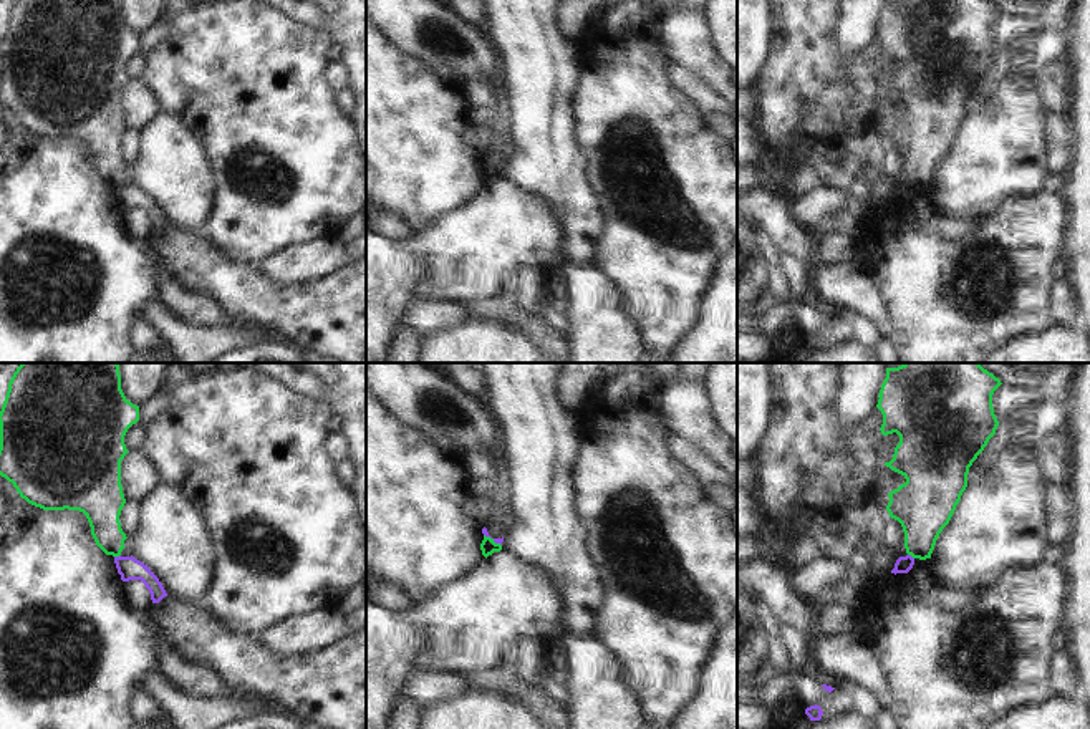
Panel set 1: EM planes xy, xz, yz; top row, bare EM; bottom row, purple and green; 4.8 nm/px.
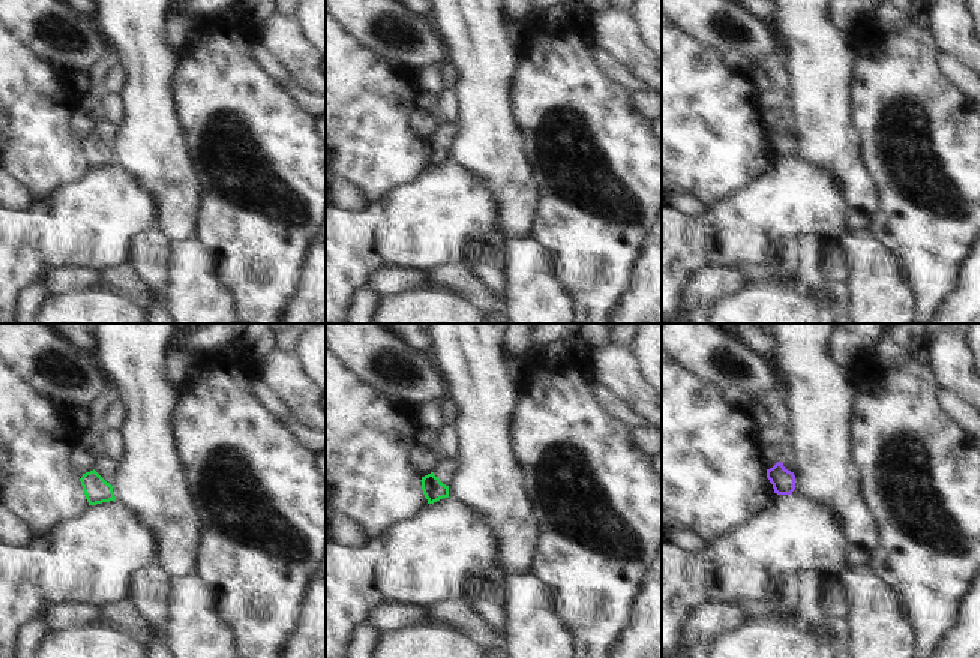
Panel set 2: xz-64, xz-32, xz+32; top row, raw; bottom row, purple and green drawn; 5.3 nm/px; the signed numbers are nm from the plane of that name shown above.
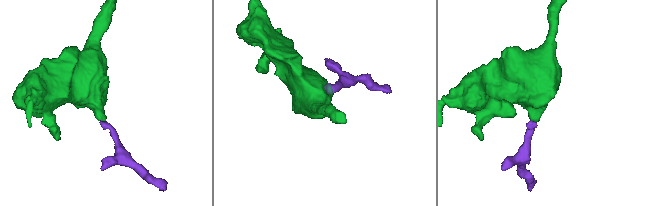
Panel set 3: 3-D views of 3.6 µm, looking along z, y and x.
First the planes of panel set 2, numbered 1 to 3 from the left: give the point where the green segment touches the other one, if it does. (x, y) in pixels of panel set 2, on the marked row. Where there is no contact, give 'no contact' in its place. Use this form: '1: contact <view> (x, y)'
1: no contact
2: no contact
3: no contact

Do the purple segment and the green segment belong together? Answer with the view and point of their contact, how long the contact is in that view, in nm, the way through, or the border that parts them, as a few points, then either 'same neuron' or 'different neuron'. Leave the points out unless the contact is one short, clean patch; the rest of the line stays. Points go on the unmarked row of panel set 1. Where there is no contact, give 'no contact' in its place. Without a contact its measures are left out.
xy (116, 186) | 40 nm | along xy (120, 183), (115, 186) | different neuron

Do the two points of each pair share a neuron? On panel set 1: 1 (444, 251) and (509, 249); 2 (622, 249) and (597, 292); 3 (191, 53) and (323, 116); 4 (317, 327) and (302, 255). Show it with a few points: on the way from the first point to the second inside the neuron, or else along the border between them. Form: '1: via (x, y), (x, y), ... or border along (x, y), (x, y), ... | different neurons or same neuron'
1: via (461, 251), (492, 249) | same neuron
2: border along (590, 264), (612, 280), (620, 294), (623, 310) | different neurons
3: via (224, 70), (236, 72), (282, 116), (290, 116) | same neuron
4: border along (343, 267), (299, 285), (275, 285), (269, 282) | different neurons

